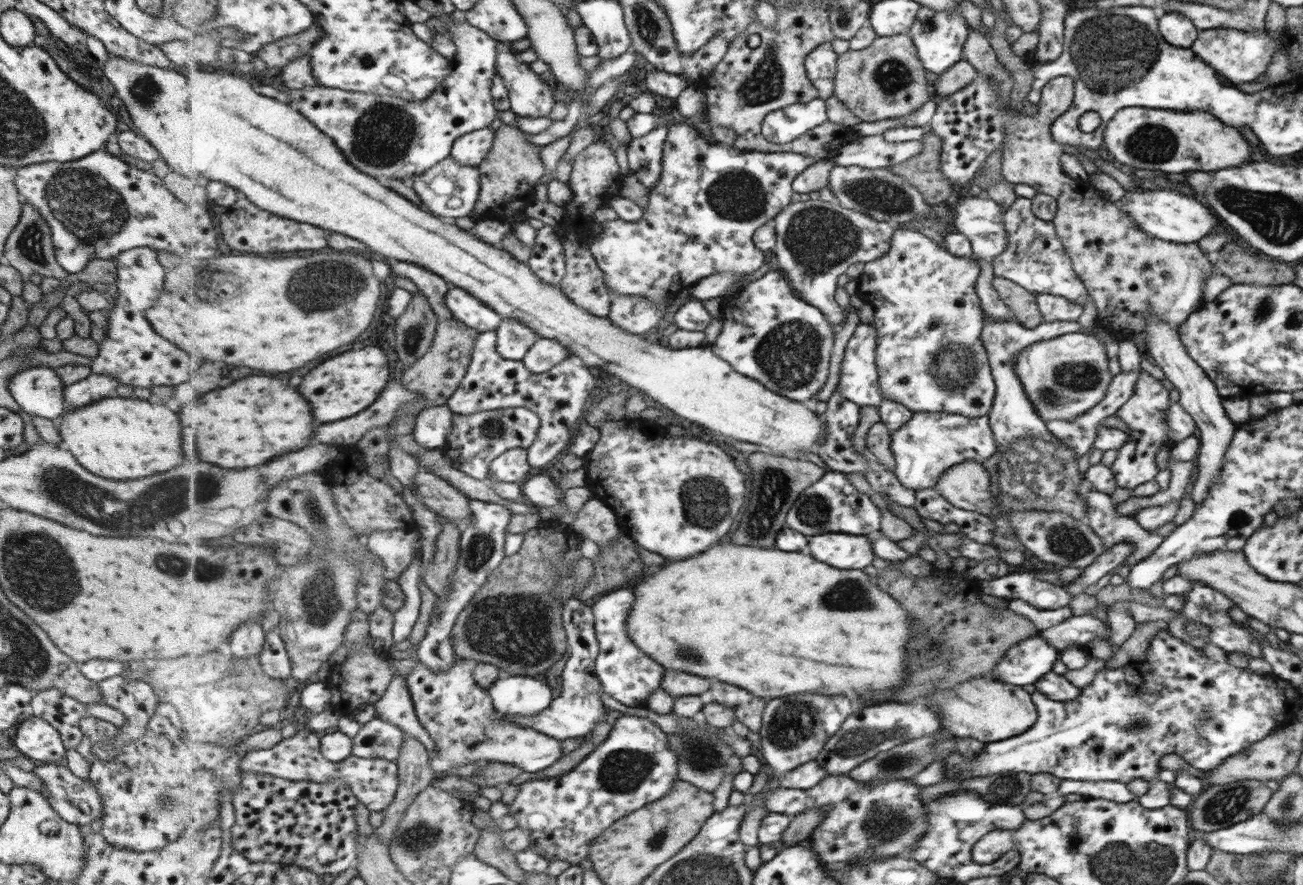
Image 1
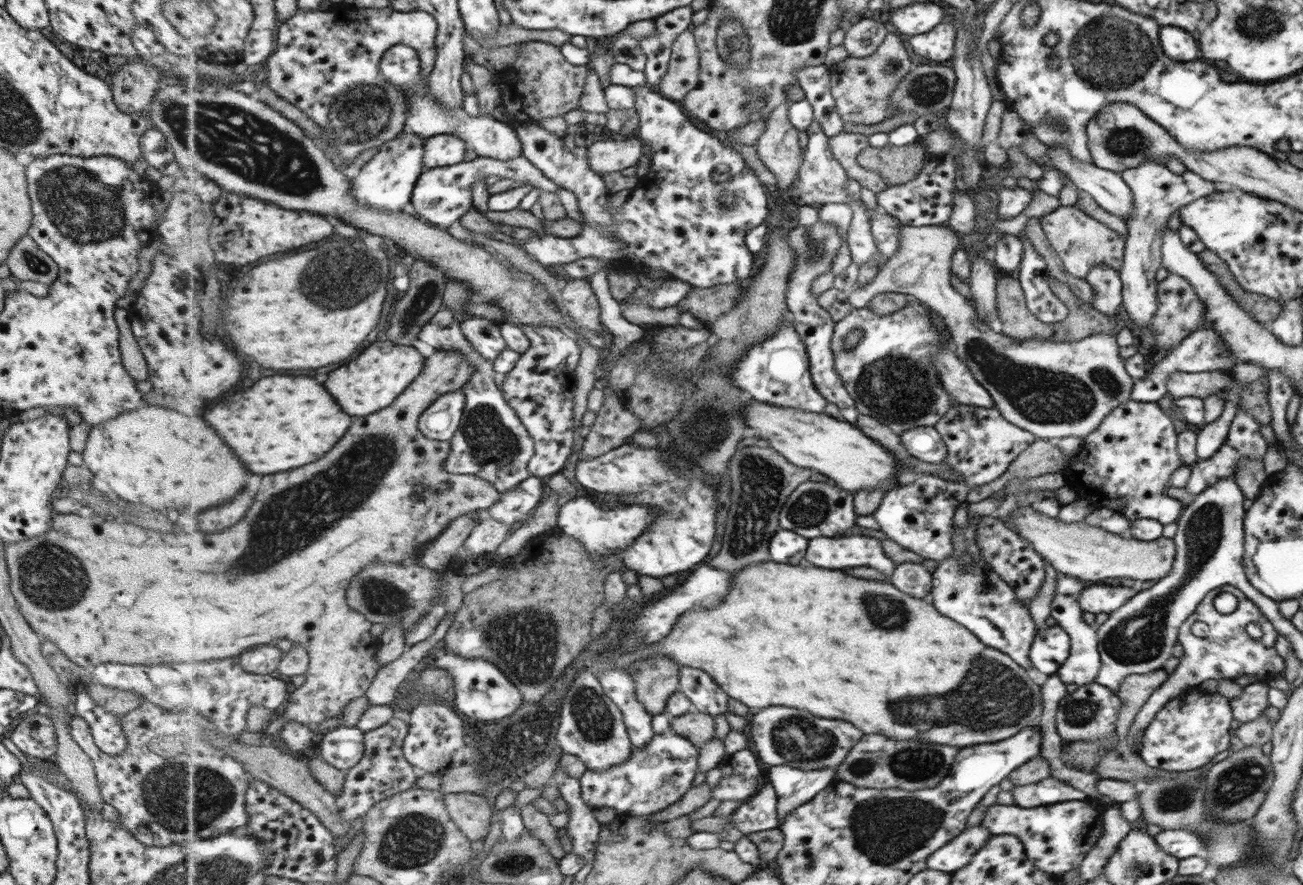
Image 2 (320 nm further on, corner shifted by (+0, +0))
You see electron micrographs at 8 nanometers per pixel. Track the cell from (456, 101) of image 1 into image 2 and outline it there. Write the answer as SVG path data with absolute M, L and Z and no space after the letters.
M404 131L395 141L379 148L371 161L365 163L359 175L352 179L355 199L363 205L385 211L403 211L410 208L415 185L426 170L424 166L427 140L414 131Z

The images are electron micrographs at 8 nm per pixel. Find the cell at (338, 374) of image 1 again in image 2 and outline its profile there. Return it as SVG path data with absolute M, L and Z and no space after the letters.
M389 342L371 344L353 364L347 364L333 372L325 382L327 390L335 394L335 400L347 410L351 416L369 416L393 405L407 387L422 373L428 358L425 358L417 348Z

